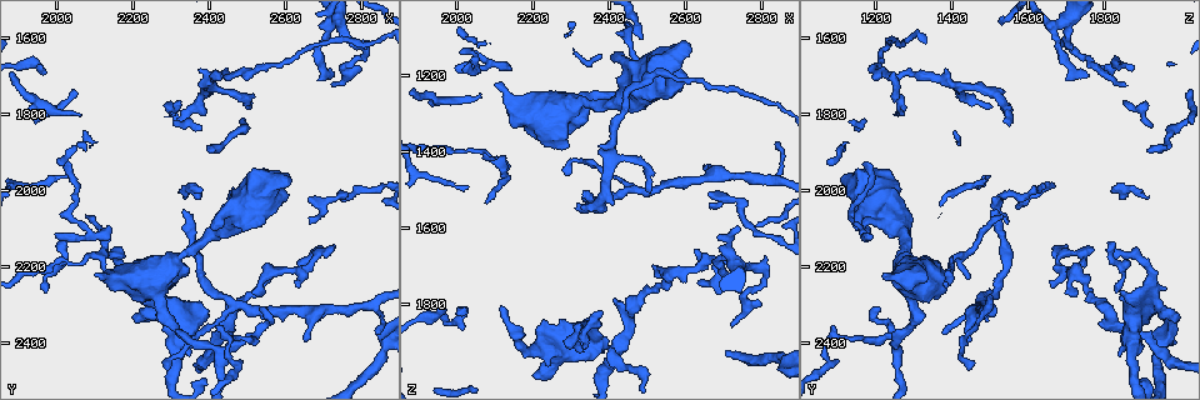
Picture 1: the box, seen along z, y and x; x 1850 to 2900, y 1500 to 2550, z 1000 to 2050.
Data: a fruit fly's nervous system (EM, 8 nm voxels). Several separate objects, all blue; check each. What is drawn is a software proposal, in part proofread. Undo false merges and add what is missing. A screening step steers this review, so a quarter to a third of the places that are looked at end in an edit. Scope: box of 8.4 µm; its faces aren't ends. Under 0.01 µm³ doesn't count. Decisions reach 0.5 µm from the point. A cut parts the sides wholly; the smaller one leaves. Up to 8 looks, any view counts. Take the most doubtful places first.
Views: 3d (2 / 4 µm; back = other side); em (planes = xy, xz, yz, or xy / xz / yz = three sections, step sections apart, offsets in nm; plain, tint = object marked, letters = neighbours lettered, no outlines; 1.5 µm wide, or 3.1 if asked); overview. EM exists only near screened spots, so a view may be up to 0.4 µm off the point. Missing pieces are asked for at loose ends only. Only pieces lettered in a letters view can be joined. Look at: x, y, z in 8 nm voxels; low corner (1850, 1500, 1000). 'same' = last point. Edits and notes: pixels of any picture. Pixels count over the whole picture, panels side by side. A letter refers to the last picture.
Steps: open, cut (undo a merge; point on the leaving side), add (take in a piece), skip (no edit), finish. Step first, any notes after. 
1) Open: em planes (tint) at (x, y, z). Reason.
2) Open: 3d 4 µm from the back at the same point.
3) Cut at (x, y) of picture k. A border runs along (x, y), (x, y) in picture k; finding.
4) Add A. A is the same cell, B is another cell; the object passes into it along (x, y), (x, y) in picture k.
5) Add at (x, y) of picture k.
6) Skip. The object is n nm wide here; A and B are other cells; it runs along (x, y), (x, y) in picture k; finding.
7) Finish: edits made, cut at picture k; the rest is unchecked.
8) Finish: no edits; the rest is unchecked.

Open: em planes (letters) at (2335, 2045, 1510). Free end.

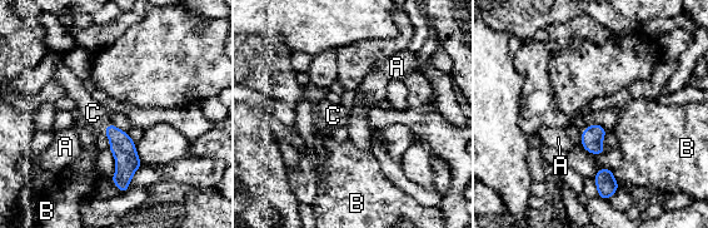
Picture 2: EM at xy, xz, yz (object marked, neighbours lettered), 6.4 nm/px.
Add C. C is the same cell, A and B are other cells; the object passes into it along (123, 148), (105, 128), (93, 113) in picture 2; the neuron continues.

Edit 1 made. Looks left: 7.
Open: overview.

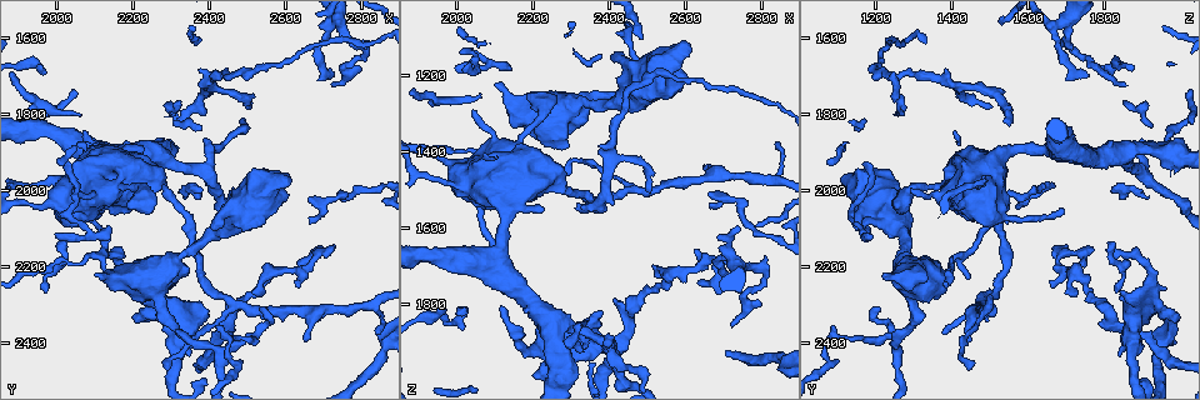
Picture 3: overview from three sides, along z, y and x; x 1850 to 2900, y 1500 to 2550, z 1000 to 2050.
Open: em xy step 4 (letters) at (2500, 1785, 1495). Thin end.

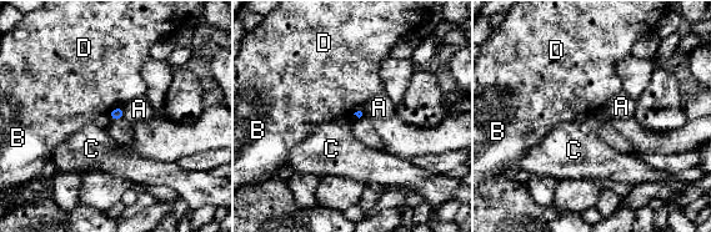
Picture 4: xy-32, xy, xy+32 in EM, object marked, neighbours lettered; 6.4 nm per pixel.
Open: em planes (letters) at the same point.

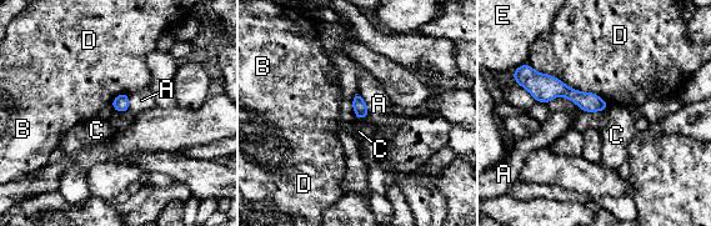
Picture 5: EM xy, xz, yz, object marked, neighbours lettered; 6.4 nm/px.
Skip. The object is 90 nm wide here; the longest contact is with D, 600 nm; A, B, C, D and E are other cells; none of them fits.

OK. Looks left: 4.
Open: 3d 2 µm at (2205, 2335, 1990). Branch stops here.

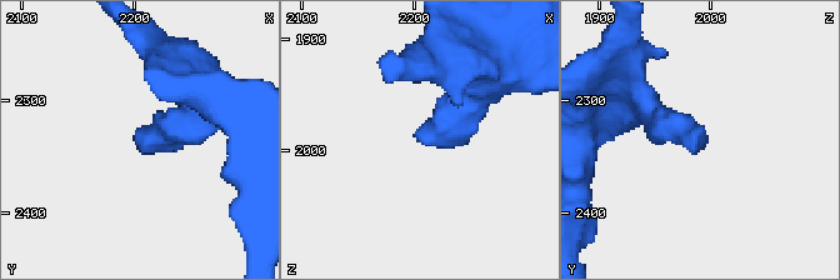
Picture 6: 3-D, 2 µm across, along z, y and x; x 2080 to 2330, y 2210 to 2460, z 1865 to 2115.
Open: em xz step 8 (plain) at (2200, 2338, 1988). Need the tissue.

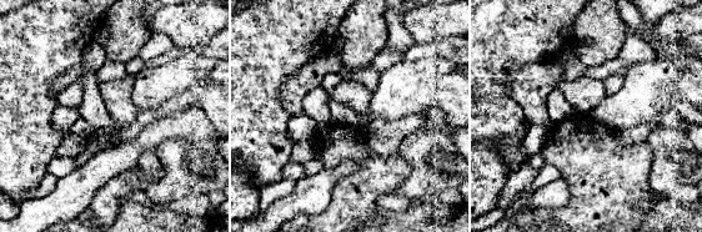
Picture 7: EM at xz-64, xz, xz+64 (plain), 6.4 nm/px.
Open: em xz step 8 (letters) at the same point. What lies round it.

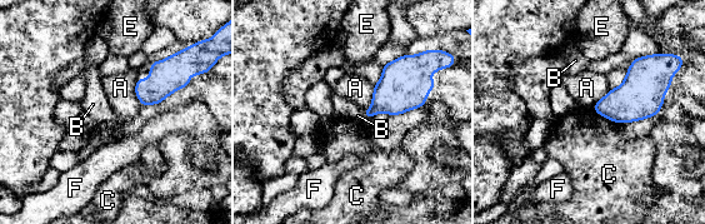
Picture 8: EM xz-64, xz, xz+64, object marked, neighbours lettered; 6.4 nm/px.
Skip. A, B, C, E and F are other cells; a border runs along (591, 109), (616, 123) in picture 8; no lettered piece goes on from it.

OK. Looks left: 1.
Finish: edits made, add at picture 2; the rest is unchecked.

